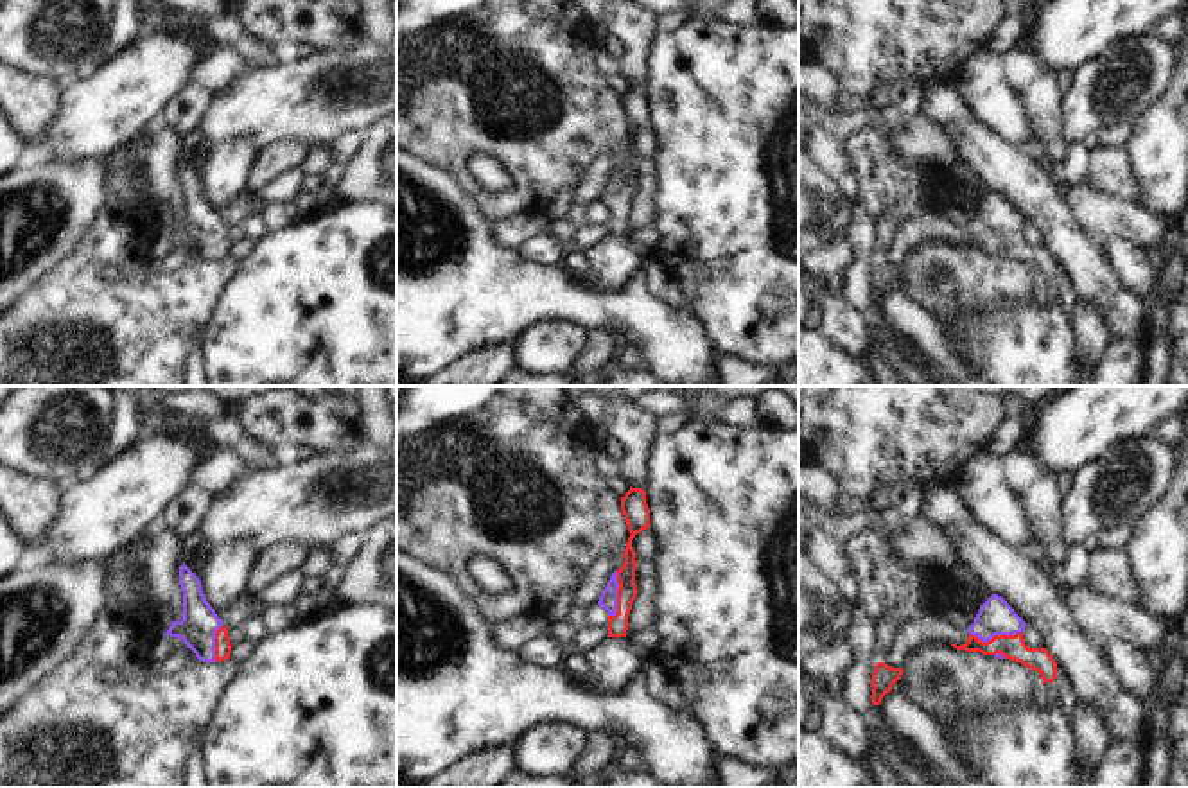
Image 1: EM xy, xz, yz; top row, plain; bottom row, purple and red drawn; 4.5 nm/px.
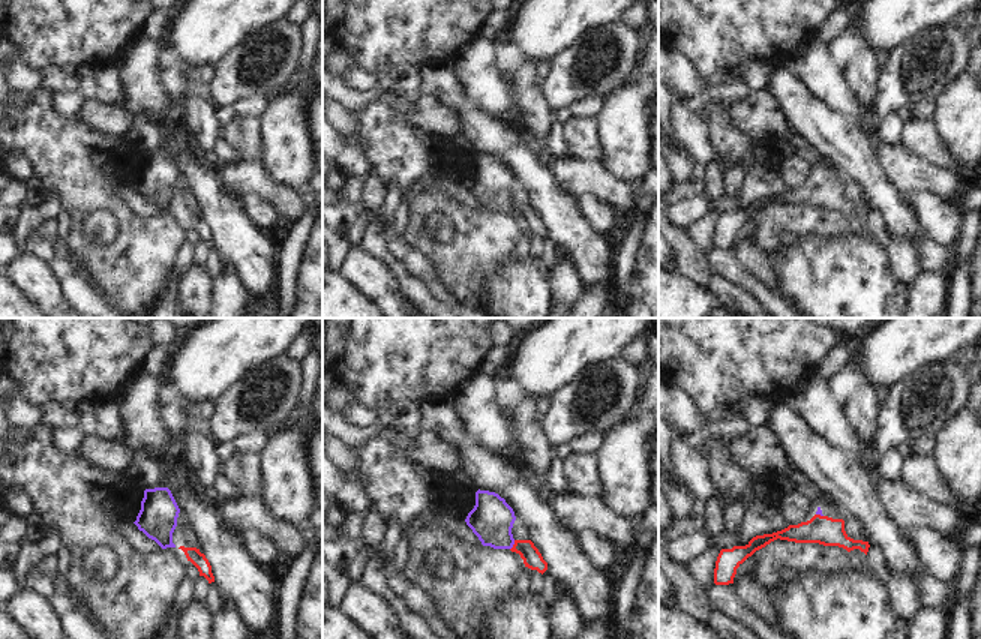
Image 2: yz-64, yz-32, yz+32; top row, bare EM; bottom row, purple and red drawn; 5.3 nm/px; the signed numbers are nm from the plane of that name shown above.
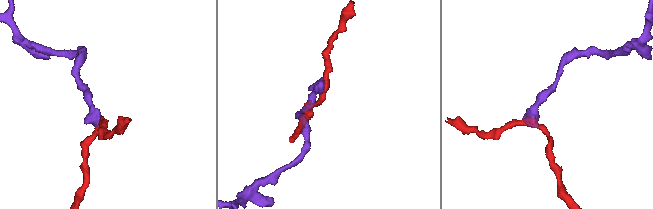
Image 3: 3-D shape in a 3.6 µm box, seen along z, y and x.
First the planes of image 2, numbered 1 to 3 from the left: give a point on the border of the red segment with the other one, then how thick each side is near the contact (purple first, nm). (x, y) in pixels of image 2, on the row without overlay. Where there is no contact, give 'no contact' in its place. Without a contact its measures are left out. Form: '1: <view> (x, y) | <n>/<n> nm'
1: no contact
2: yz-32 (513, 207) | 240/100 nm
3: yz+32 (819, 177) | 30/150 nm

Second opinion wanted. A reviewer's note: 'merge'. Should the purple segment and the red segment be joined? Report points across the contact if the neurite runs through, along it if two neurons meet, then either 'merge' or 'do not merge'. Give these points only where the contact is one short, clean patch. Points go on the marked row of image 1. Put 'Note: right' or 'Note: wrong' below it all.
runs through yz (995, 618), (995, 634), (1011, 647); merge
Note: right

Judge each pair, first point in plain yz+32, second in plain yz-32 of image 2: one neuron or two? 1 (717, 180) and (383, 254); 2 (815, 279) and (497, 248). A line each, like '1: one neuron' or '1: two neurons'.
1: one neuron
2: two neurons

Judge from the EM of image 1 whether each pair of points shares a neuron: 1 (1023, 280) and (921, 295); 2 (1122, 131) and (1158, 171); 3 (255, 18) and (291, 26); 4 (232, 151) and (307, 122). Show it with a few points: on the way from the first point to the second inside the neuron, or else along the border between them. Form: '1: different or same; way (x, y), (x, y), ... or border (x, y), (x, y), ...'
1: same; way (998, 282), (982, 282), (964, 300), (946, 302)
2: different; border (1133, 124), (1133, 133), (1126, 146)
3: same; way (264, 18), (282, 18)
4: different; border (212, 142), (246, 137), (257, 149)

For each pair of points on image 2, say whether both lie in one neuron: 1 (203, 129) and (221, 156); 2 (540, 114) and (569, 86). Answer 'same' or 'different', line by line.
1: different
2: different

